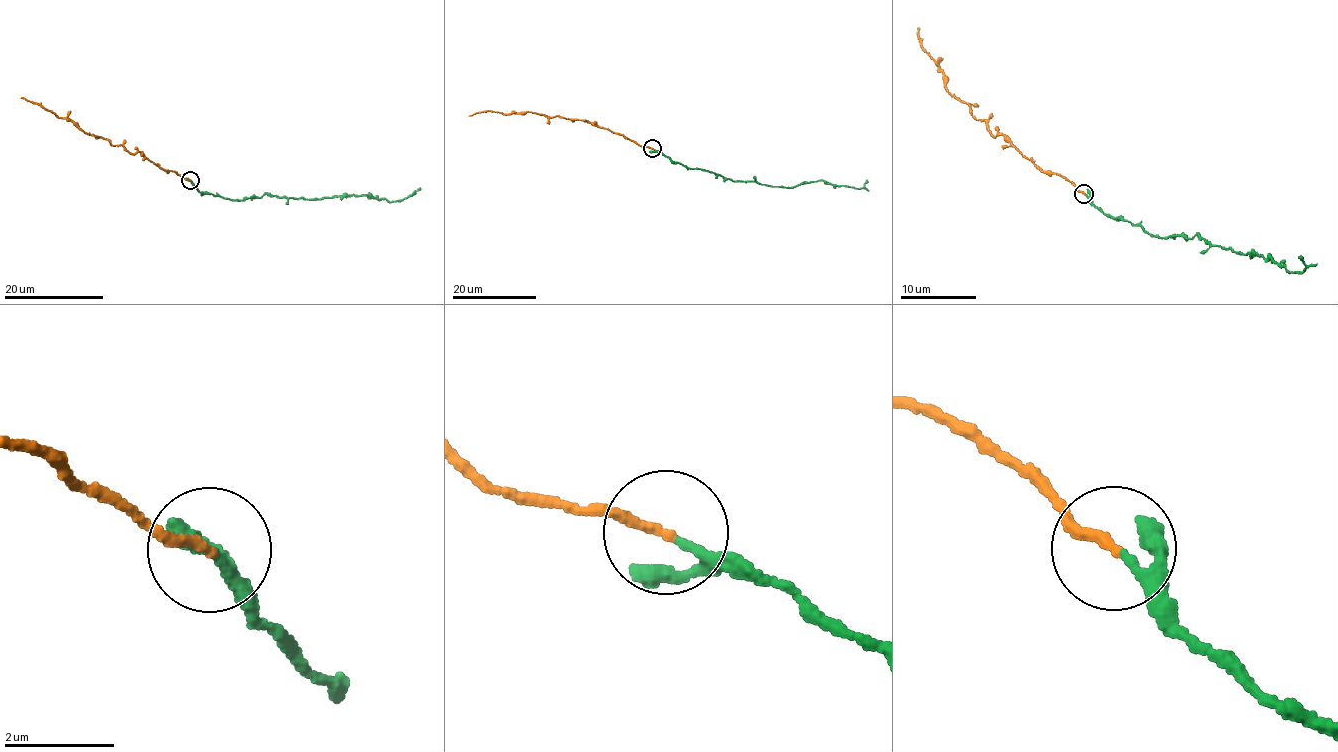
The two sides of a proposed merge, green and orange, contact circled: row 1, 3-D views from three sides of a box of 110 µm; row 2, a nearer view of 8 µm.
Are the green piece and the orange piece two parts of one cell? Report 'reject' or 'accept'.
accept

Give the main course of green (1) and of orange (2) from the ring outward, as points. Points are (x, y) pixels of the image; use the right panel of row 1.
1: (1086, 194), (1111, 216), (1156, 236), (1197, 234), (1290, 273), (1306, 266), (1301, 256)
2: (1083, 194), (1033, 165), (1003, 135), (990, 134), (983, 120), (949, 94), (917, 28)

